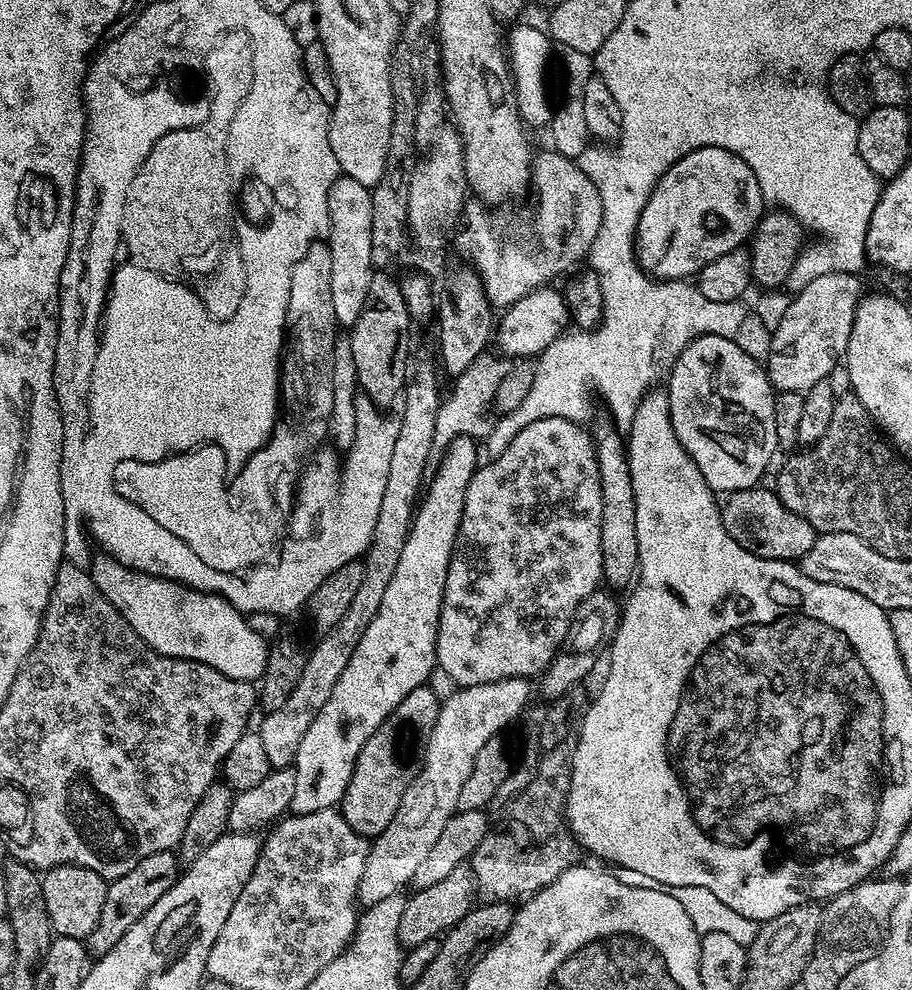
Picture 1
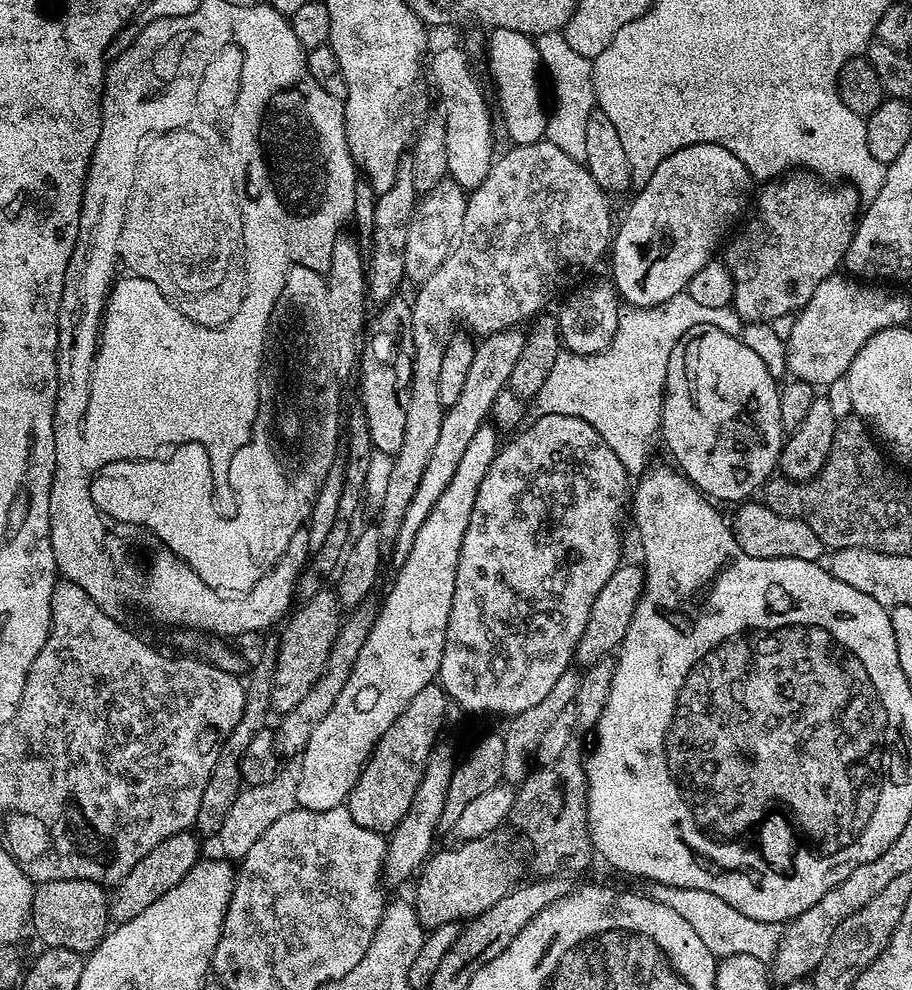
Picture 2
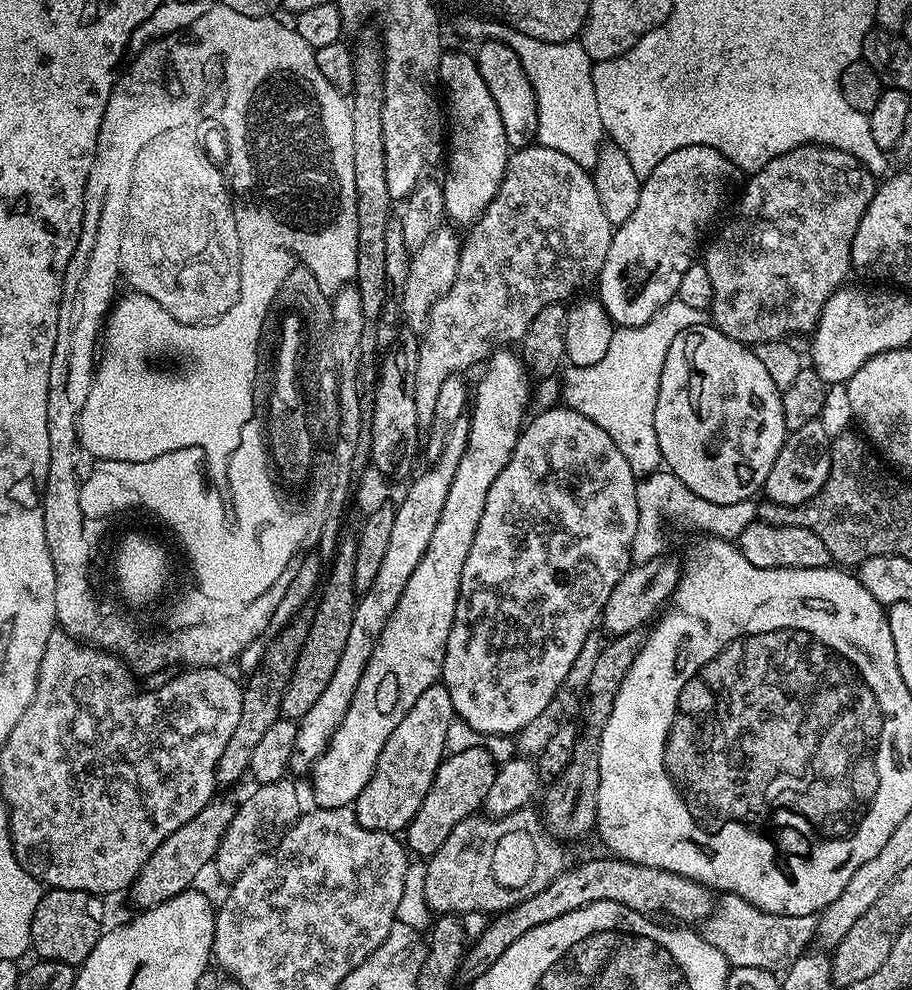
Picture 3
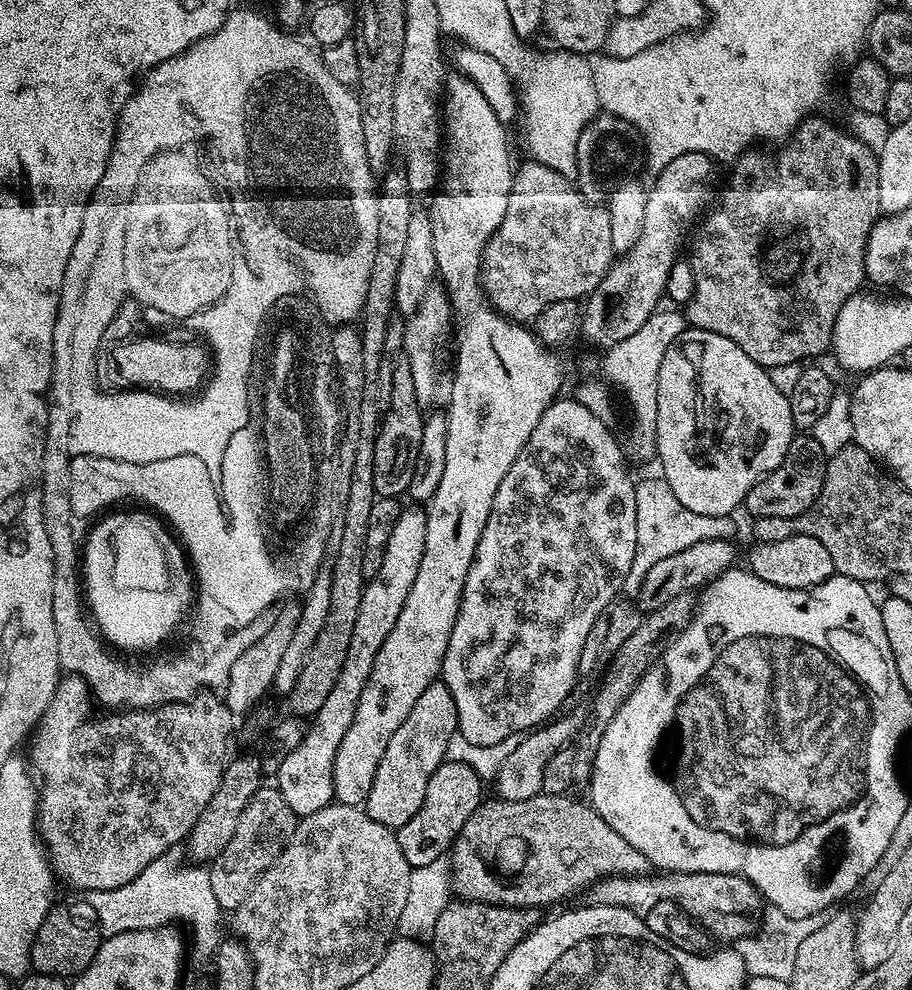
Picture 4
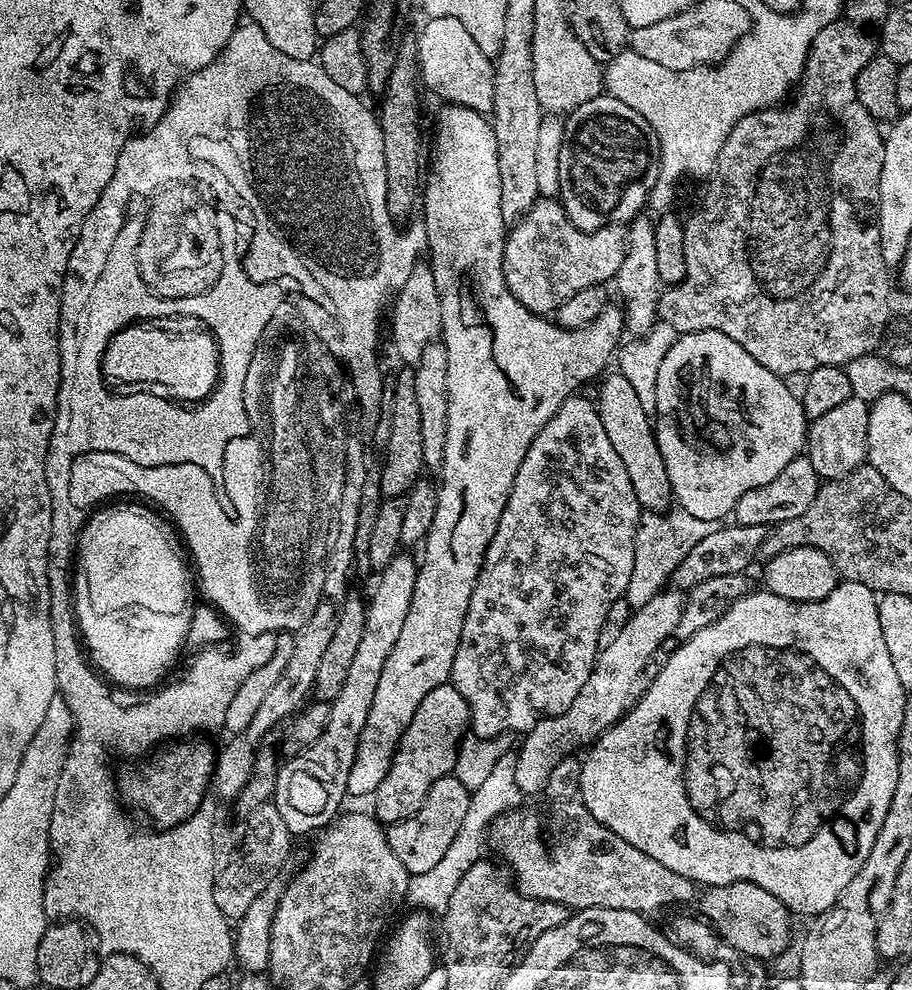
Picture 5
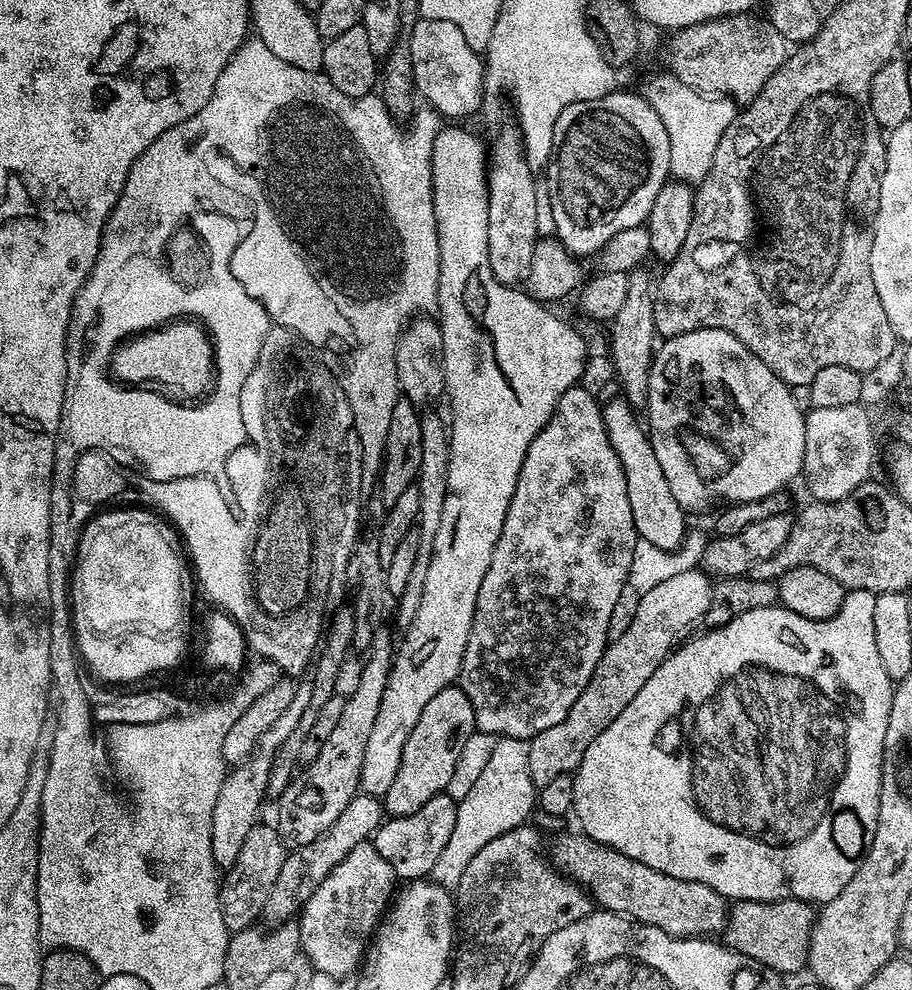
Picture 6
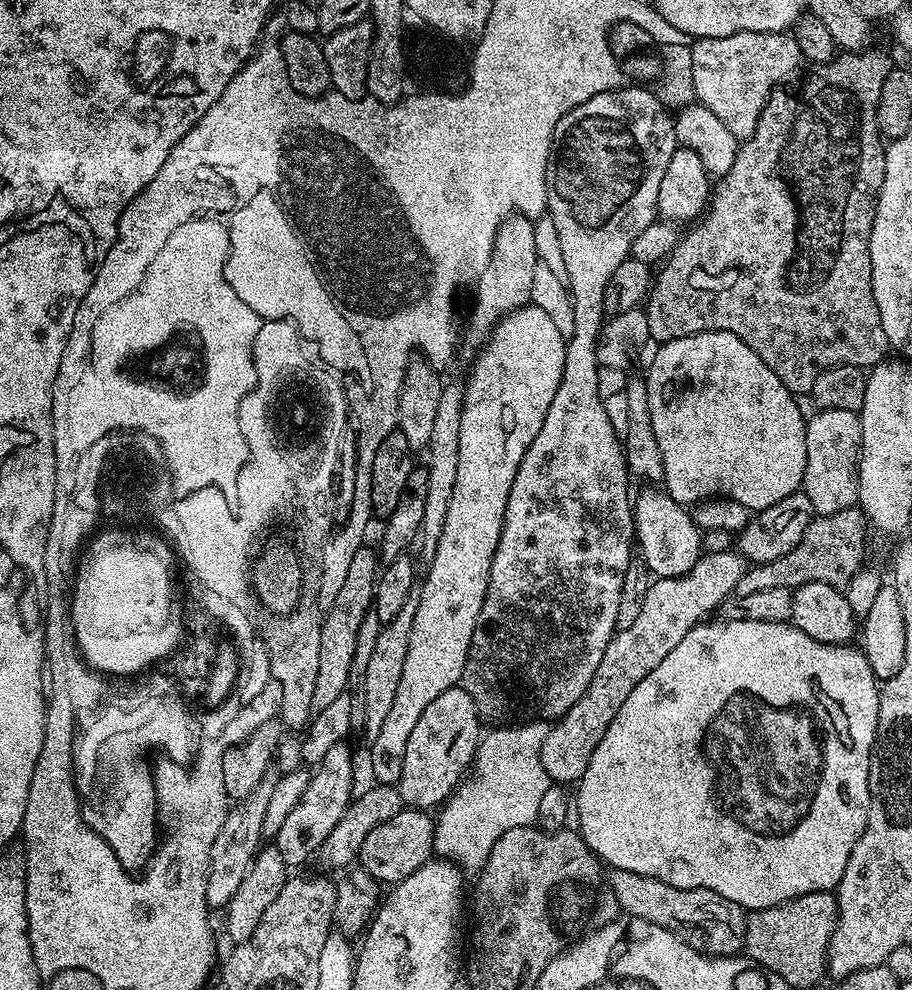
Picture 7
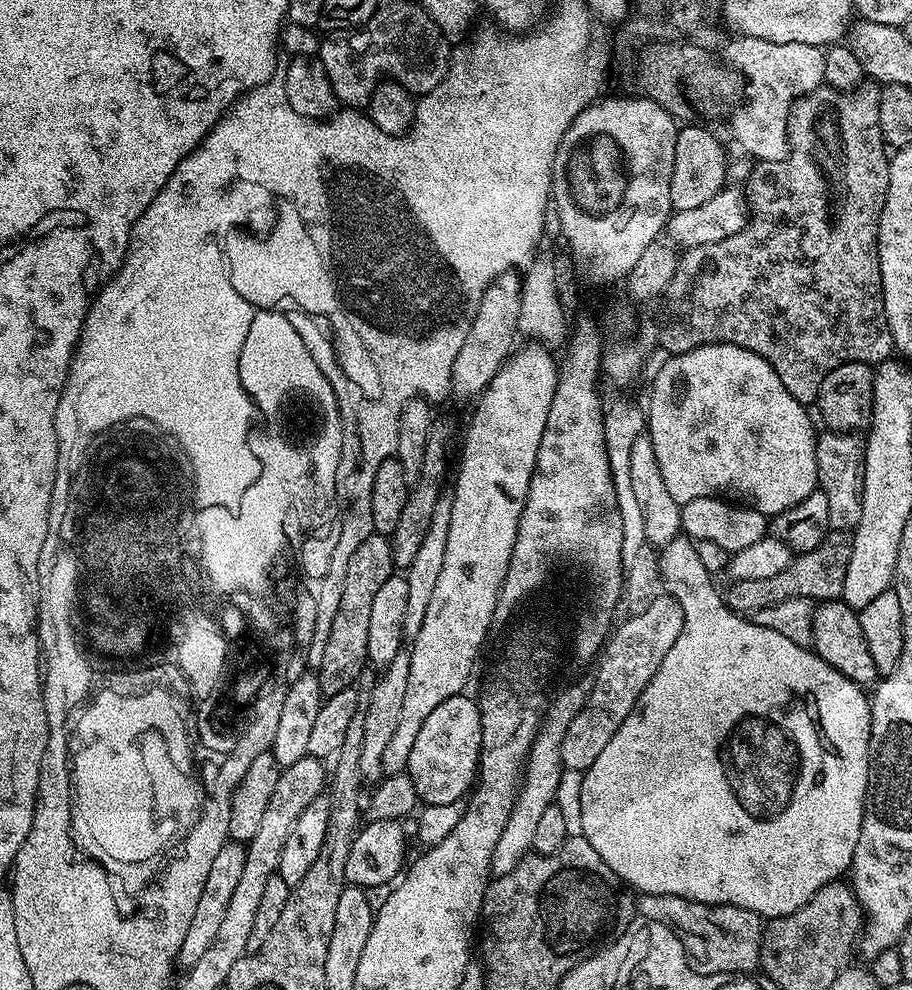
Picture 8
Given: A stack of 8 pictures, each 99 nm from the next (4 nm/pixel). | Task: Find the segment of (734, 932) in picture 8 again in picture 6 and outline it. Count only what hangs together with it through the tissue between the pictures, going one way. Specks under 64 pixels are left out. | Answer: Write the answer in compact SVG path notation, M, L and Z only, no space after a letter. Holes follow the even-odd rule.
M579 831L558 837L552 856L550 848L550 860L568 879L575 880L603 911L617 912L646 926L658 926L658 930L671 936L712 938L723 933L728 922L729 901L710 886L650 870L650 866L634 862L634 858L626 858L626 854L591 840Z

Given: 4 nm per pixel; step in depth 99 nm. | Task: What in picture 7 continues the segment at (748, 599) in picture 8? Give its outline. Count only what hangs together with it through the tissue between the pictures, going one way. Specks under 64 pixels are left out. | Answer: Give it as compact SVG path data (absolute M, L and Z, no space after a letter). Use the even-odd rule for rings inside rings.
M856 506L838 510L838 514L816 516L806 528L806 534L802 534L802 542L798 542L790 554L782 554L782 558L774 562L751 565L742 578L738 578L735 595L755 594L758 590L770 590L773 586L795 590L806 582L826 582L835 588L847 589L865 567L864 551L868 548L868 531L868 517Z

